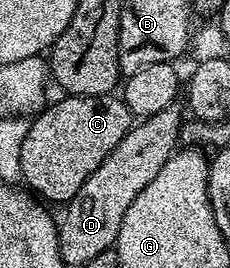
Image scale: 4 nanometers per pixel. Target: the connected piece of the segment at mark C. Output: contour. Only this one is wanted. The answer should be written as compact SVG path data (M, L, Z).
M114 93L108 95L66 95L59 103L51 102L45 109L33 116L28 137L24 137L24 145L20 145L20 176L21 182L26 182L35 196L43 195L47 199L45 202L59 203L65 205L69 203L76 193L80 193L80 185L96 173L100 161L120 145L120 141L132 126L132 116L126 107L126 103Z

